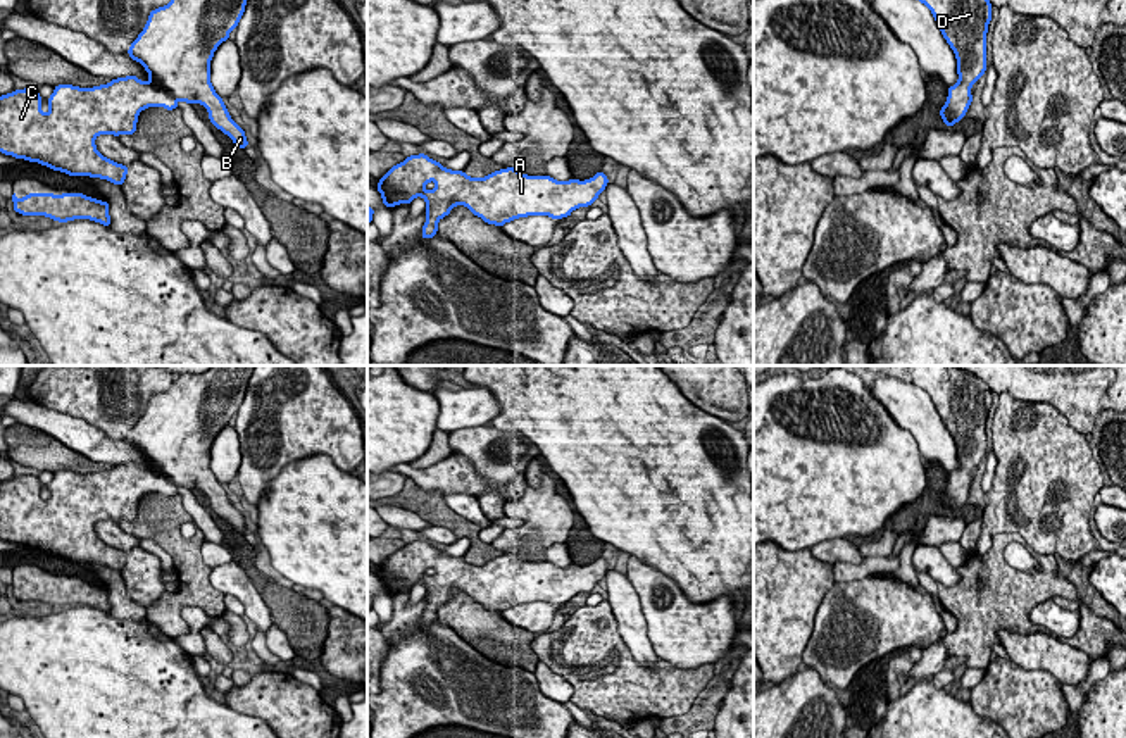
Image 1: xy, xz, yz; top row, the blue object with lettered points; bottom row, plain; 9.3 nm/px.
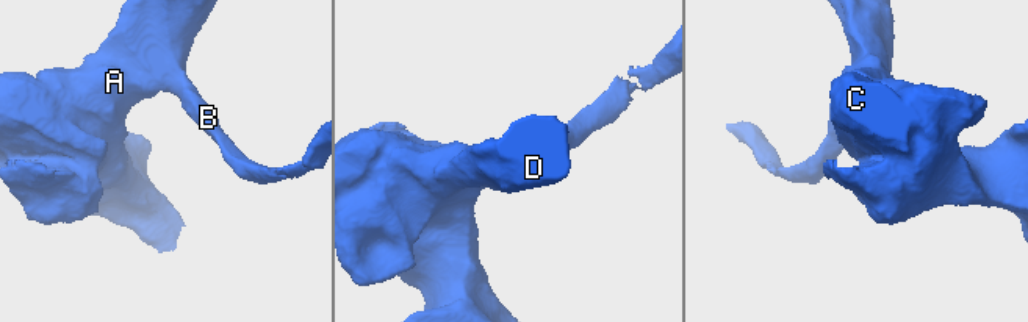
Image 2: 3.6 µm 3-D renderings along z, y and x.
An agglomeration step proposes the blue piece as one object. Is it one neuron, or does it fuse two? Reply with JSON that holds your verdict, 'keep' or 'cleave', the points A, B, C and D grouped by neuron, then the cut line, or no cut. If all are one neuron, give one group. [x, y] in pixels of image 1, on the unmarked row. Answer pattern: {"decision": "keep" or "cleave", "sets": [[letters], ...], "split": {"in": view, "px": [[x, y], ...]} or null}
{"decision": "keep", "sets": [["A", "B", "C", "D"]], "split": null}

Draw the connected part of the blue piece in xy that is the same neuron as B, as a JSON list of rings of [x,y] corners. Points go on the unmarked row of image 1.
[[[214,366],[202,374],[179,374],[171,388],[150,398],[128,441],[140,448],[150,466],[141,467],[129,460],[112,466],[109,471],[79,474],[59,471],[50,481],[47,500],[41,498],[38,476],[24,474],[0,483],[0,538],[16,545],[48,552],[69,562],[90,562],[122,572],[128,552],[103,543],[95,531],[98,521],[134,521],[141,497],[147,493],[178,495],[178,488],[202,490],[209,507],[228,521],[240,535],[248,528],[222,485],[210,469],[210,445],[217,433],[229,424],[238,412],[255,366]]]

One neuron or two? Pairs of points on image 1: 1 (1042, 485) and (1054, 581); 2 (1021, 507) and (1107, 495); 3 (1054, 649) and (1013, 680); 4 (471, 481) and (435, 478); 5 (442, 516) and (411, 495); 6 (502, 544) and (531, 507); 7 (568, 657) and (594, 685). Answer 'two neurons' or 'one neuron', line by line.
1: two neurons
2: two neurons
3: two neurons
4: one neuron
5: one neuron
6: one neuron
7: one neuron

